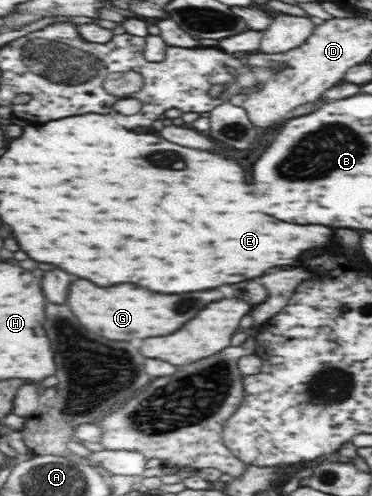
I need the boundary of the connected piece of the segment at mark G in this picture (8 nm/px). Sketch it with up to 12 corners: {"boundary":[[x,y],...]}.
{"boundary":[[69,286],[83,328],[129,342],[181,328],[221,292]]}

